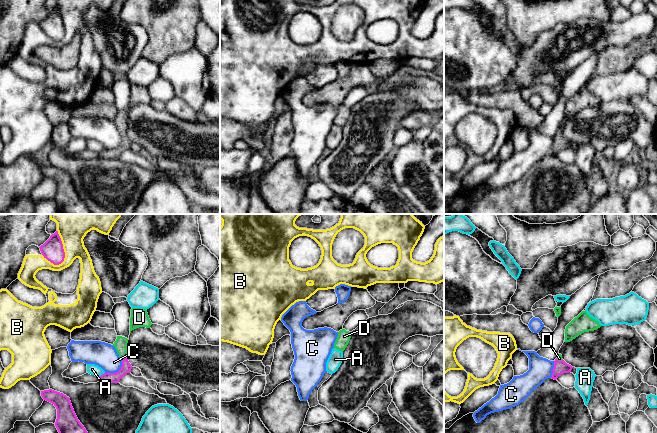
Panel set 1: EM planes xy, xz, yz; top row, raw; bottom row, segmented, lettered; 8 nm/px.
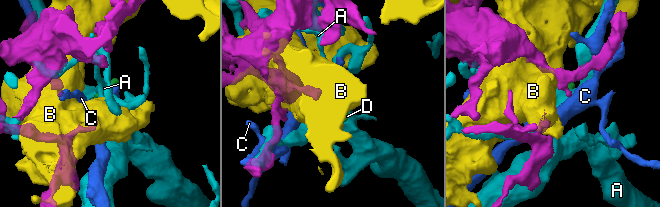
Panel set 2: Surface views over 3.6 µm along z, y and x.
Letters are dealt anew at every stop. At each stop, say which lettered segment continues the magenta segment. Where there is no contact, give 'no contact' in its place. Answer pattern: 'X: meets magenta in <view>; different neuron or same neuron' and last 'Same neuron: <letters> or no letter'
A: meets magenta in xy; different neuron
B: meets magenta in xy; different neuron
C: meets magenta in xy; different neuron
D: meets magenta in xy; same neuron
Same neuron: D

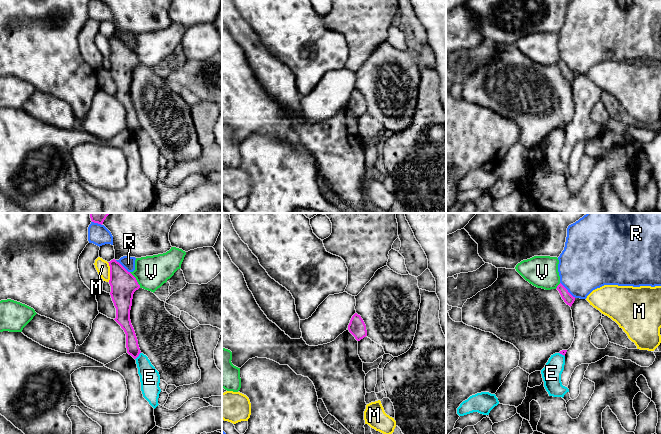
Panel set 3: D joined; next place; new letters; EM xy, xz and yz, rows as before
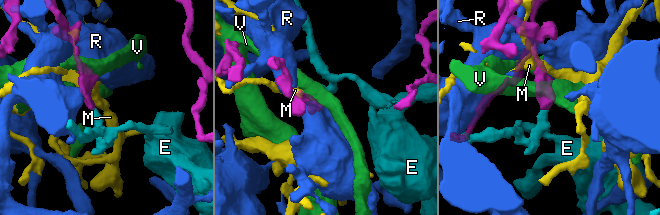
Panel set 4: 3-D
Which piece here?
E: meets magenta in xy; different neuron
M: meets magenta in xy; different neuron
R: meets magenta in yz; different neuron
V: meets magenta in xy; different neuron
Same neuron: no letter

